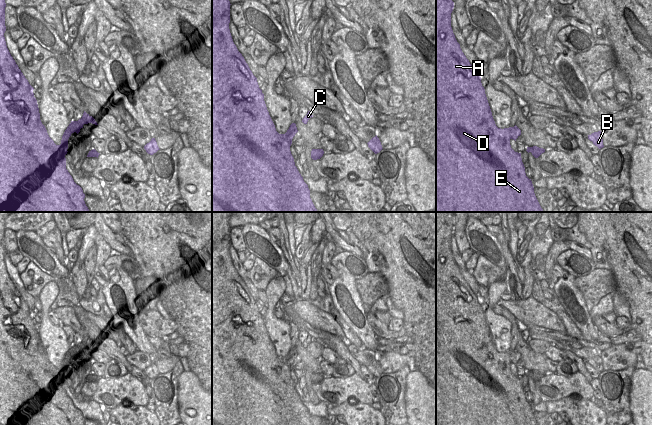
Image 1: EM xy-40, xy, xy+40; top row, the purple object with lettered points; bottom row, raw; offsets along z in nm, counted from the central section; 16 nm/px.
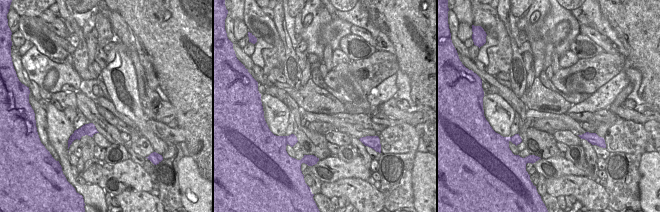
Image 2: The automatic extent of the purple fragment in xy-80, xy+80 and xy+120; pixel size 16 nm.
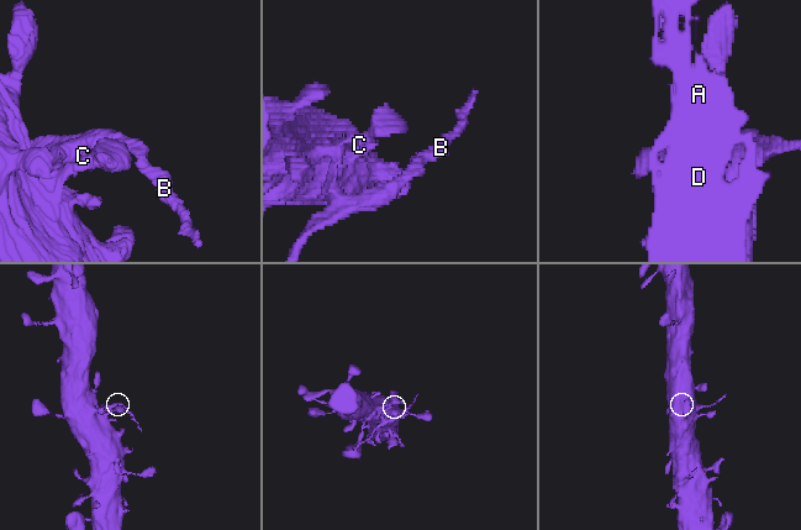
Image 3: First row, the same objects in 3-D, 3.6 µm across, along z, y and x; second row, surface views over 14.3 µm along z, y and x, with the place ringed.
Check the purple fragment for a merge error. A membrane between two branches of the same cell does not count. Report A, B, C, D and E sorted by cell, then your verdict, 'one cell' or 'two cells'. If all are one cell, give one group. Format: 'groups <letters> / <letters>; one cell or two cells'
groups A D E / B C; two cells

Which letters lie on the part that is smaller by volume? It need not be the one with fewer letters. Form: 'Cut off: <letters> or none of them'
Cut off: B, C

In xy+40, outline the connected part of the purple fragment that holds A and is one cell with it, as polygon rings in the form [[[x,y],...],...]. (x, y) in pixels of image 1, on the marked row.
[[[436,0],[436,212],[544,212],[535,193],[531,179],[526,176],[521,153],[515,152],[510,145],[509,128],[498,128],[478,74],[466,58],[457,42],[451,27],[452,0]]]

